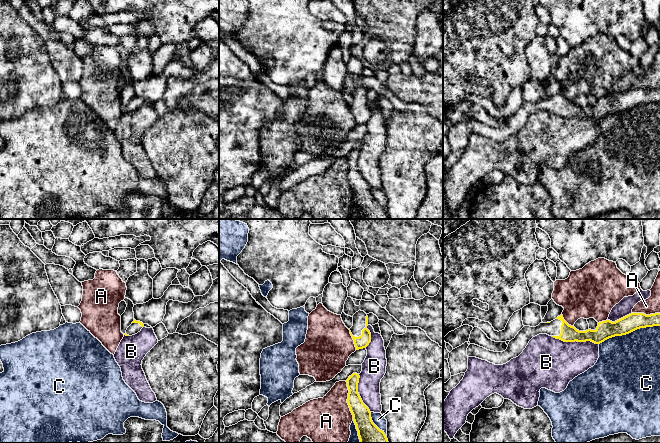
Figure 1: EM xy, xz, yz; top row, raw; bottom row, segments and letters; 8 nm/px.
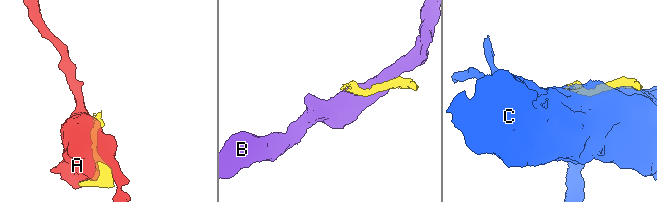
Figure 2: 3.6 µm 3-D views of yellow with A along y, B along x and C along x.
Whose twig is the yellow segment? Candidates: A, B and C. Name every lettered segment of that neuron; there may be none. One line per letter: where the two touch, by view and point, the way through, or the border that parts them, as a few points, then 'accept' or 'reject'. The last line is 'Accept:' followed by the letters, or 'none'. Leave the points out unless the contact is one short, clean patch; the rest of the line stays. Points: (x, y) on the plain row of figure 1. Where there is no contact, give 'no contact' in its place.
A: xz (347, 176) | reject
B: yz (575, 116) | reject
C: yz (629, 108) | reject
Accept: none

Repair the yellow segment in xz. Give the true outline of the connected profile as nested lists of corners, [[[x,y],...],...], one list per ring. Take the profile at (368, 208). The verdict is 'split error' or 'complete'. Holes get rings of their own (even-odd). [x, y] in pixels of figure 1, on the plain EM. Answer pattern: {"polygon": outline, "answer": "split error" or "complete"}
{"polygon": [[[353,149],[346,156],[349,166],[347,179],[353,191],[360,219],[389,219],[384,207],[372,197],[369,184],[358,169],[359,150]]], "answer": "complete"}

